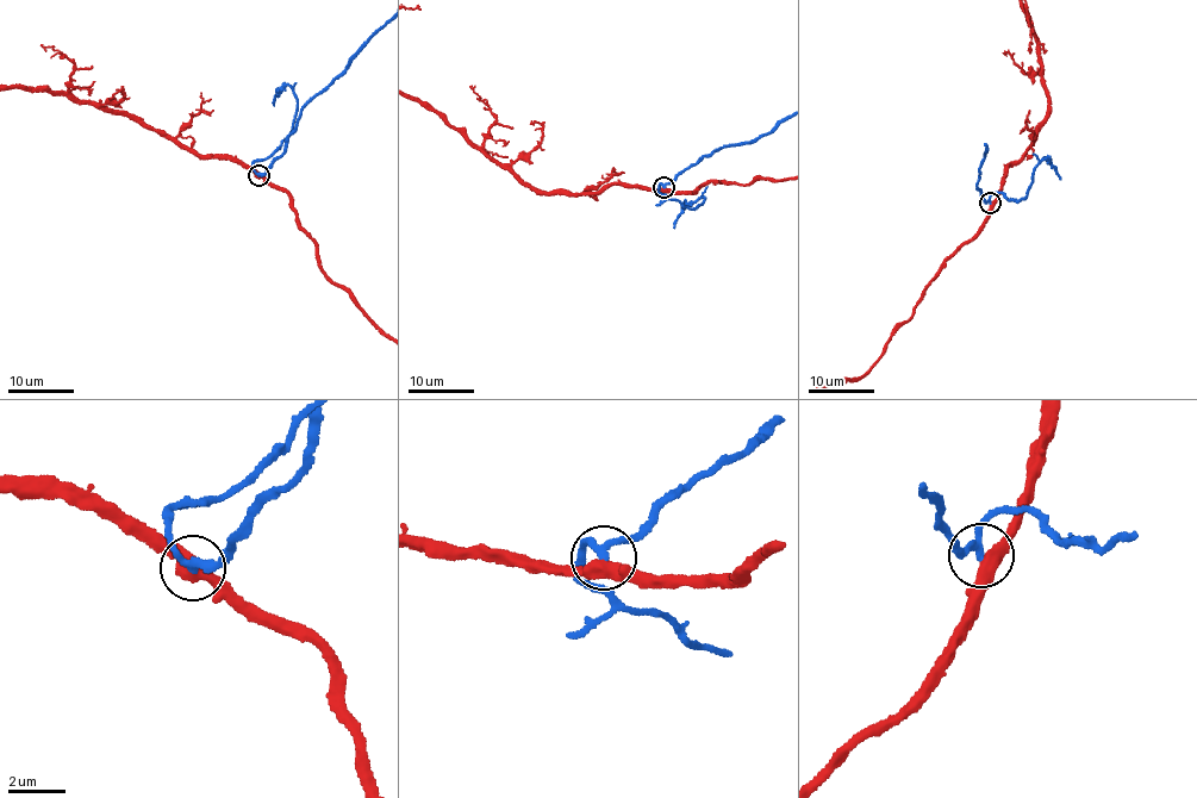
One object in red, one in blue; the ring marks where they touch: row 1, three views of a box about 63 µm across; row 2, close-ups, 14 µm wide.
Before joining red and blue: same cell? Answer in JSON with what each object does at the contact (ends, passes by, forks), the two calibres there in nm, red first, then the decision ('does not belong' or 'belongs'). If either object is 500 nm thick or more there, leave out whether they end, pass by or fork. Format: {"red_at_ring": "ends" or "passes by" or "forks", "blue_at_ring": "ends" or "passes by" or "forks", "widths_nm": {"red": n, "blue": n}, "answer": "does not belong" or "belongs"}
{"widths_nm": {"red": 500, "blue": 240}, "answer": "belongs"}

